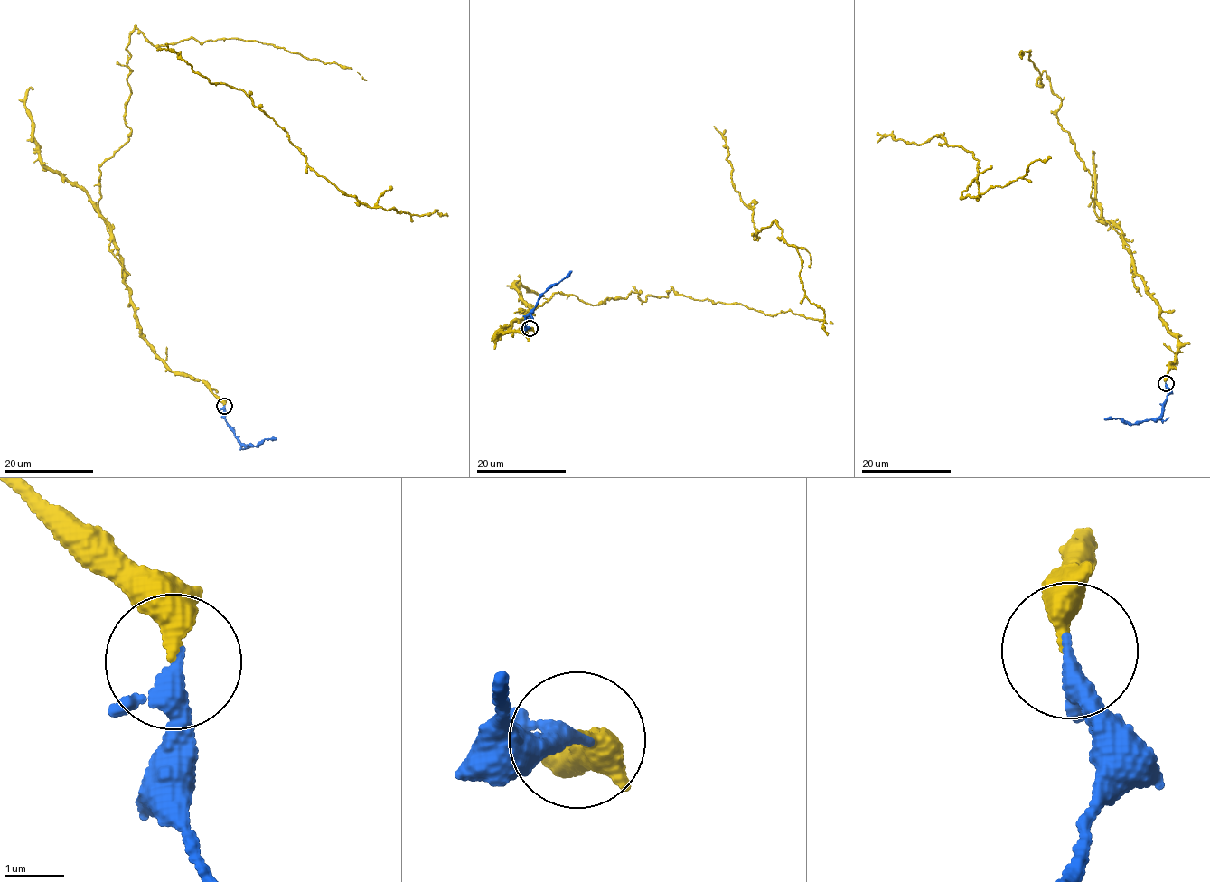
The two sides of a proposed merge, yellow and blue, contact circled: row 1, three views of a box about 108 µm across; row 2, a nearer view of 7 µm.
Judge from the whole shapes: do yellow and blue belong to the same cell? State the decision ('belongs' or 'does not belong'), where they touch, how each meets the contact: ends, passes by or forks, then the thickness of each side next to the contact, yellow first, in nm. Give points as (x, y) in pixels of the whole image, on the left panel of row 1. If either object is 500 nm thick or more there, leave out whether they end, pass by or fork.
belongs; place (224, 406); yellow ends; blue passes by; calibres 320 and 240 nm

